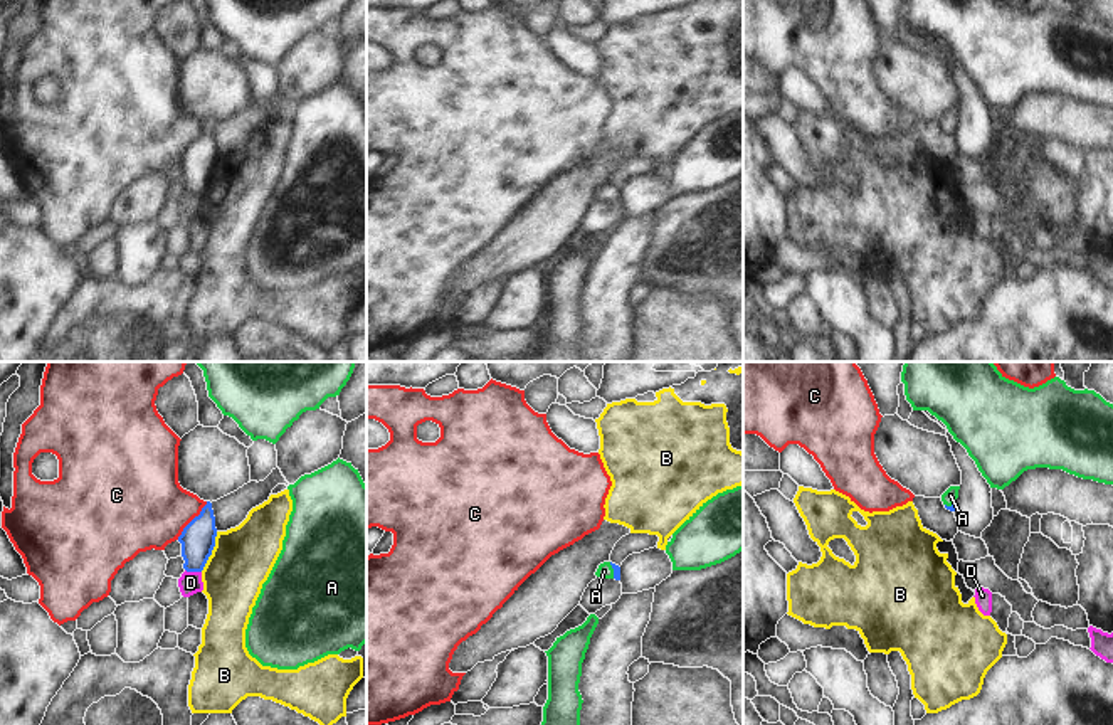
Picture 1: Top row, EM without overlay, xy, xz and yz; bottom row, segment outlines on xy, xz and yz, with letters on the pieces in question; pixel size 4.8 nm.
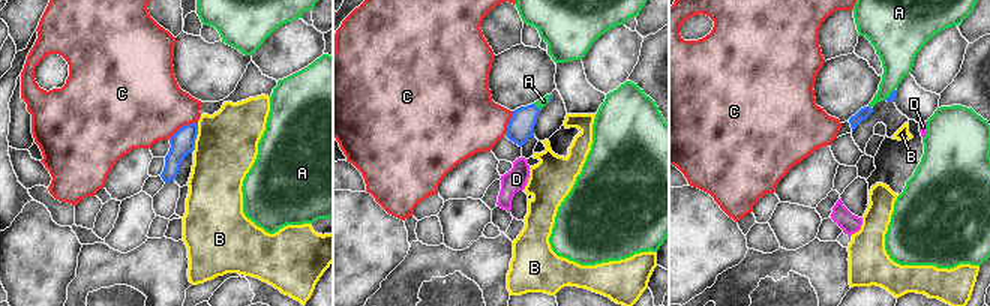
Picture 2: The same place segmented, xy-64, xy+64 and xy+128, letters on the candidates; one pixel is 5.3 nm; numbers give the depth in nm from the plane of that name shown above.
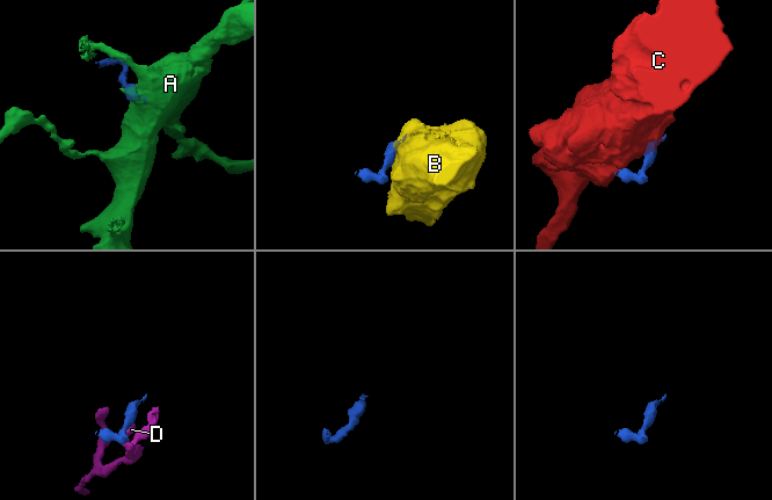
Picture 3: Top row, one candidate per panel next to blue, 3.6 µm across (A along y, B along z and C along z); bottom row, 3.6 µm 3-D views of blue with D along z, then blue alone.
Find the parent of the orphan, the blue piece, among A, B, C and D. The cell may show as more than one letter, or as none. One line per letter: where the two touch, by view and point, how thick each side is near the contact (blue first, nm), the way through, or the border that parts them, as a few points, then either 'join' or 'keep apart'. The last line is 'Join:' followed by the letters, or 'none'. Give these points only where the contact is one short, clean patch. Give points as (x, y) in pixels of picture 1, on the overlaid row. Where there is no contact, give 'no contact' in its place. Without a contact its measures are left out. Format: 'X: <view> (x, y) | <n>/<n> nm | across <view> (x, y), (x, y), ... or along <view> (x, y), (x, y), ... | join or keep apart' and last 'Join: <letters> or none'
A: xz (614, 571) | 30/70 nm | across xz (616, 567), (614, 571), (604, 571) | join
B: xy (210, 552) | 160/300 nm | along xy (217, 532), (212, 554), (200, 571) | keep apart
C: xy (192, 520) | 160/420 nm | along xy (207, 502), (177, 539) | keep apart
D: xy (194, 571) | 160/110 nm | along xy (185, 569), (200, 572) | keep apart
Join: A

